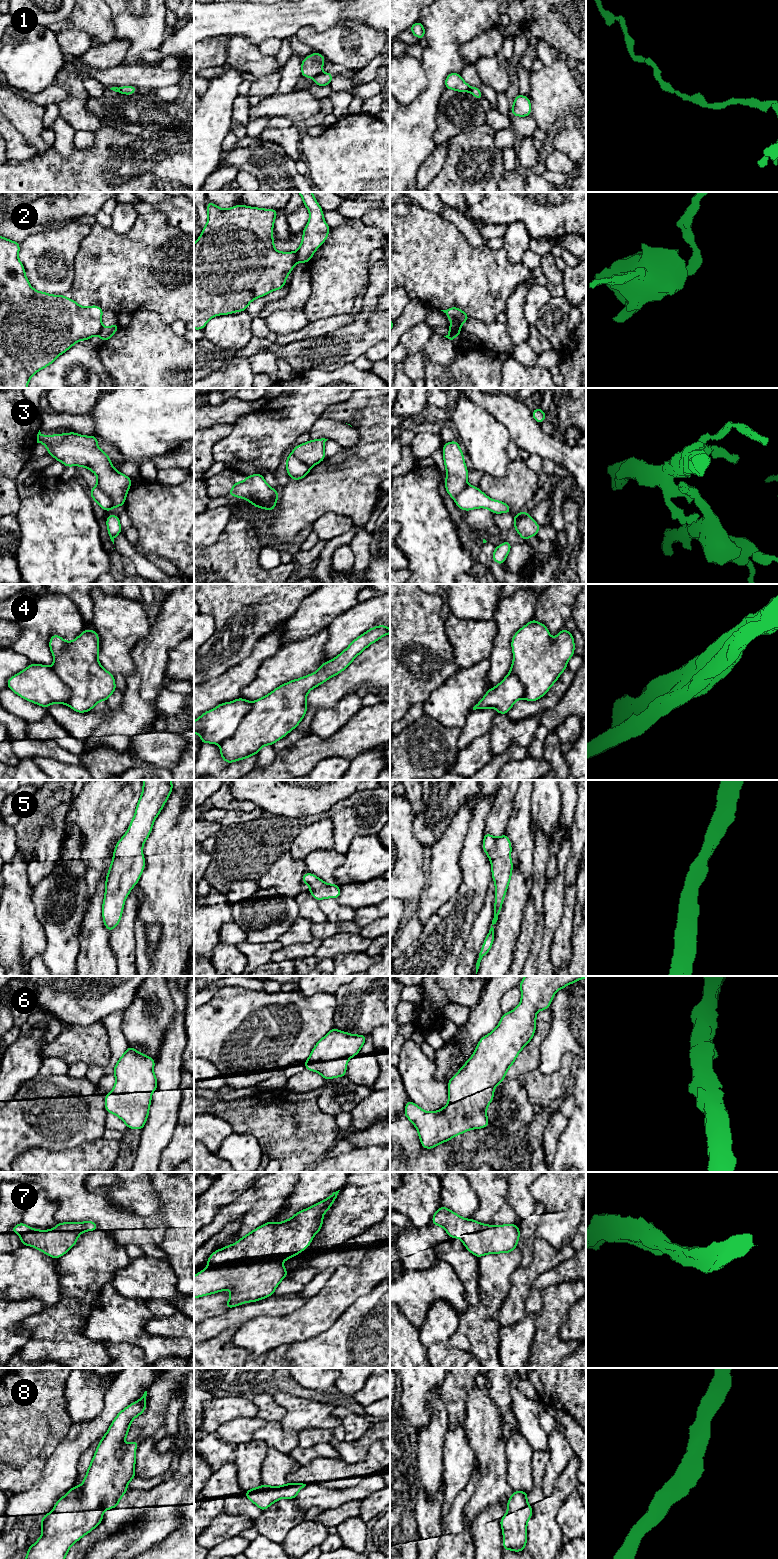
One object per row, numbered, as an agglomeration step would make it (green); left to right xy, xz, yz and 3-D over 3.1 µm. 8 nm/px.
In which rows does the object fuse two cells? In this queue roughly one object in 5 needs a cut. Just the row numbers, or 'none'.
1, 2, 3

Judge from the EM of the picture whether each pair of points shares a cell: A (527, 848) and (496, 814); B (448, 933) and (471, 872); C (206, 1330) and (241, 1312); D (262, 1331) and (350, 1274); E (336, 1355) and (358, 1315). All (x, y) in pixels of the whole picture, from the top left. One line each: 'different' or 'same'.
A: different
B: same
C: same
D: same
E: same

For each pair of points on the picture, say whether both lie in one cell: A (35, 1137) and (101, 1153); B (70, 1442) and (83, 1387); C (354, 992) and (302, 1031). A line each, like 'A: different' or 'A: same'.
A: different
B: different
C: different

